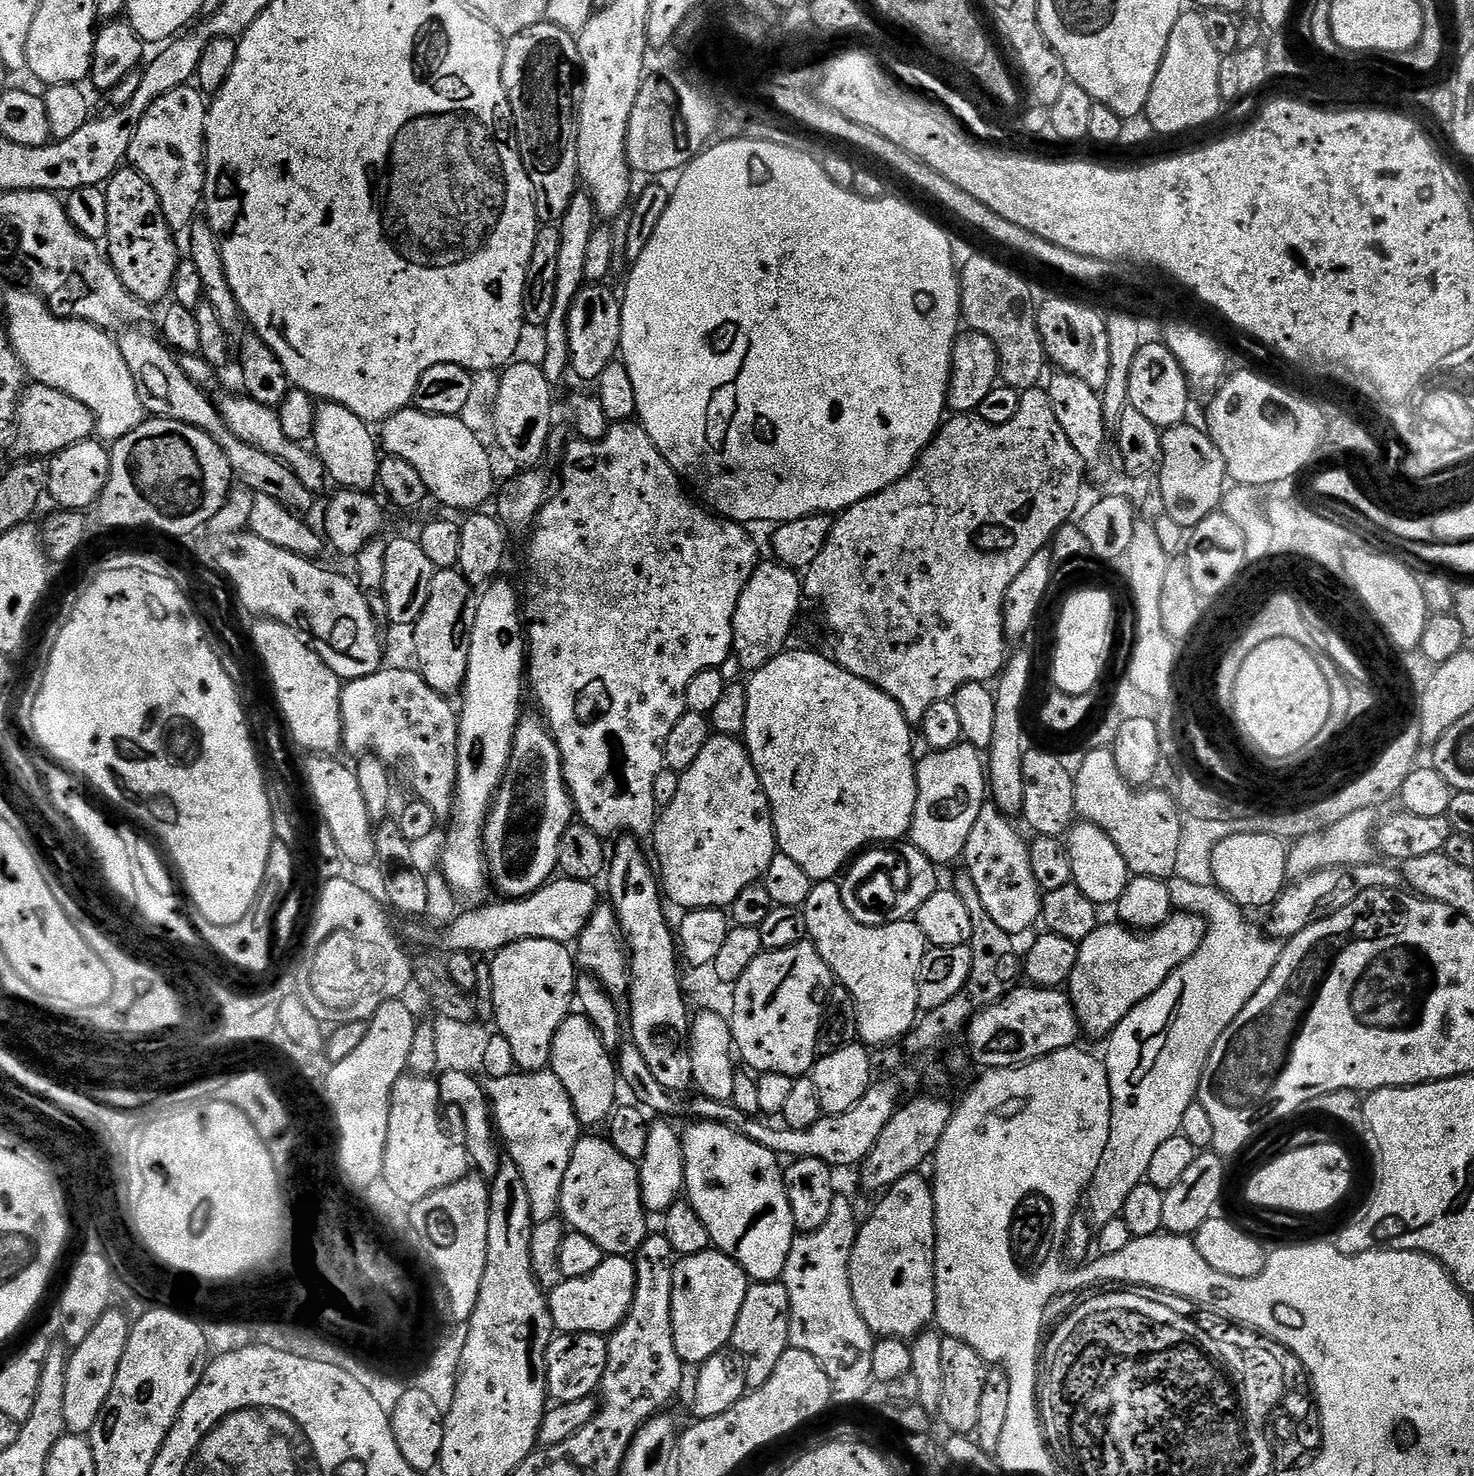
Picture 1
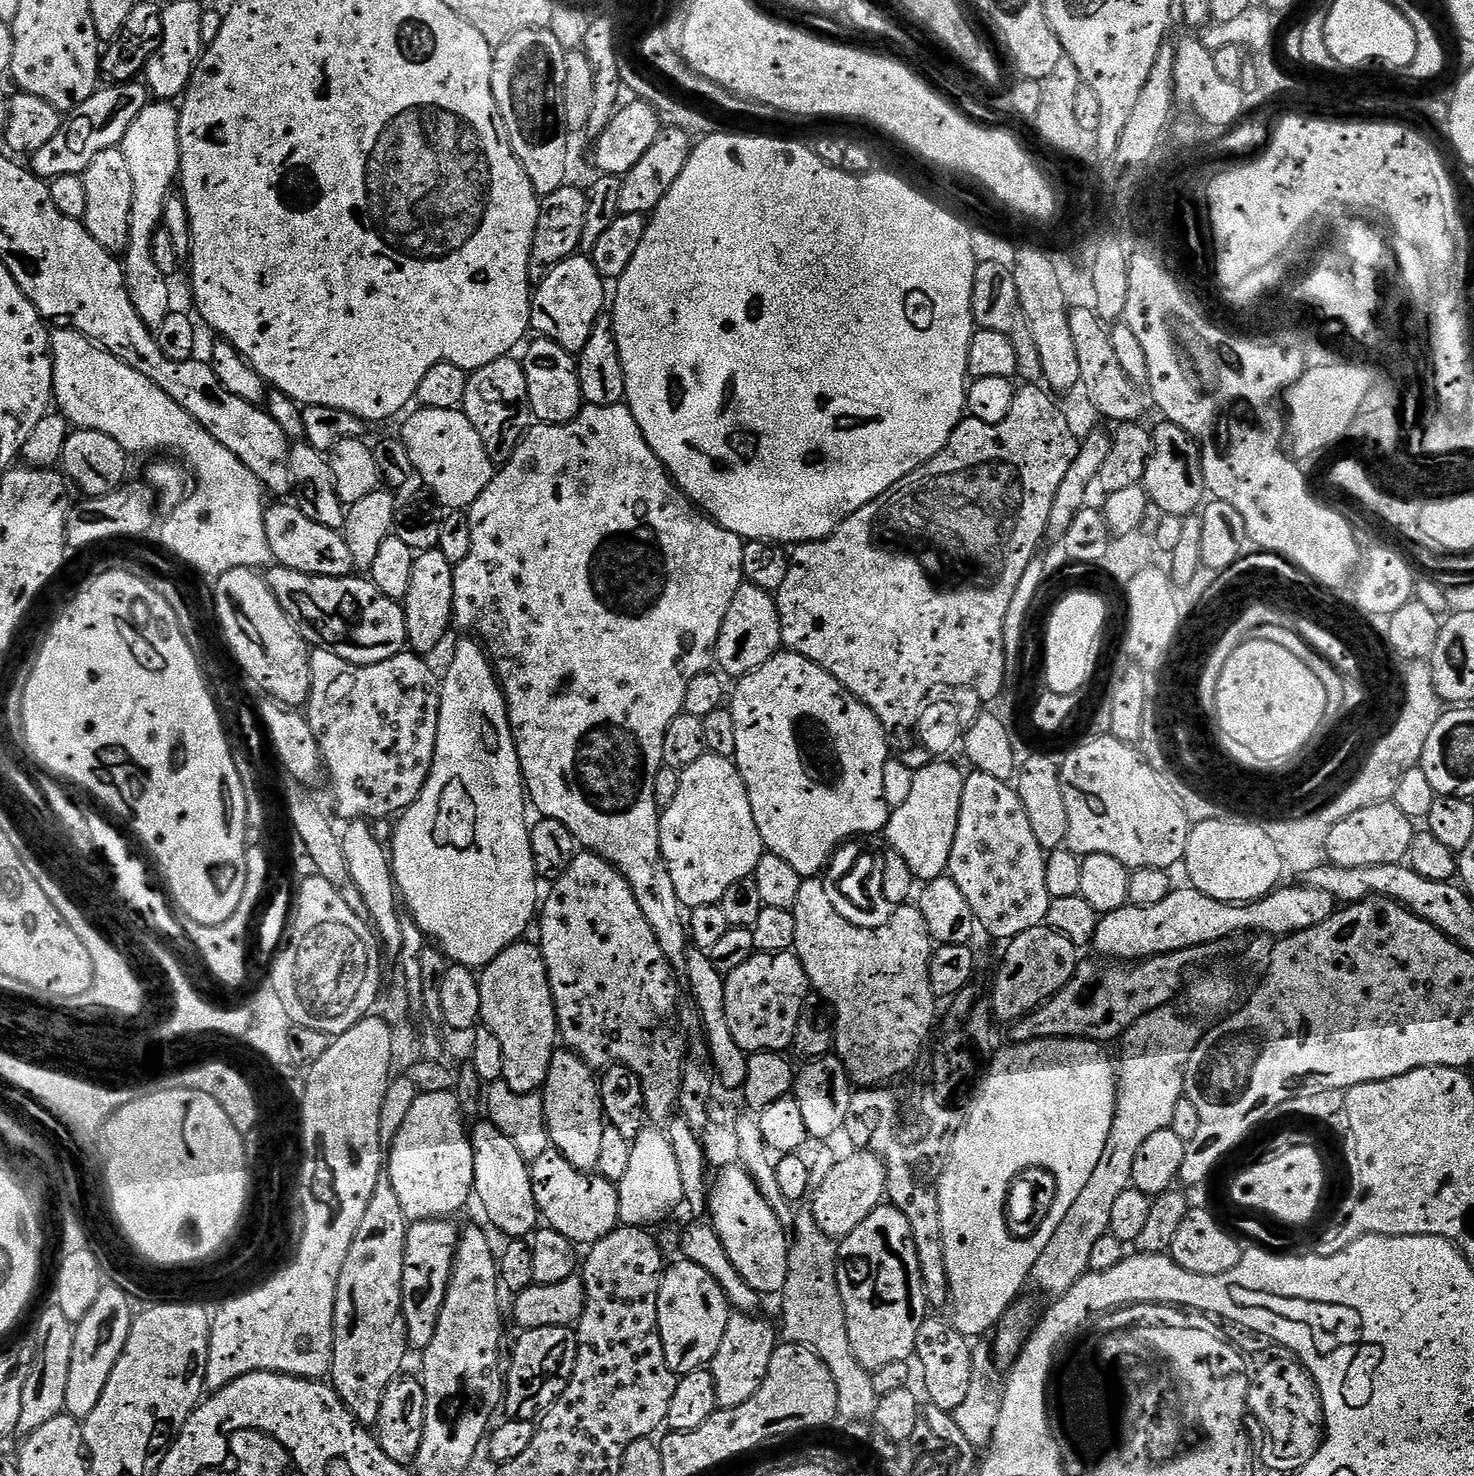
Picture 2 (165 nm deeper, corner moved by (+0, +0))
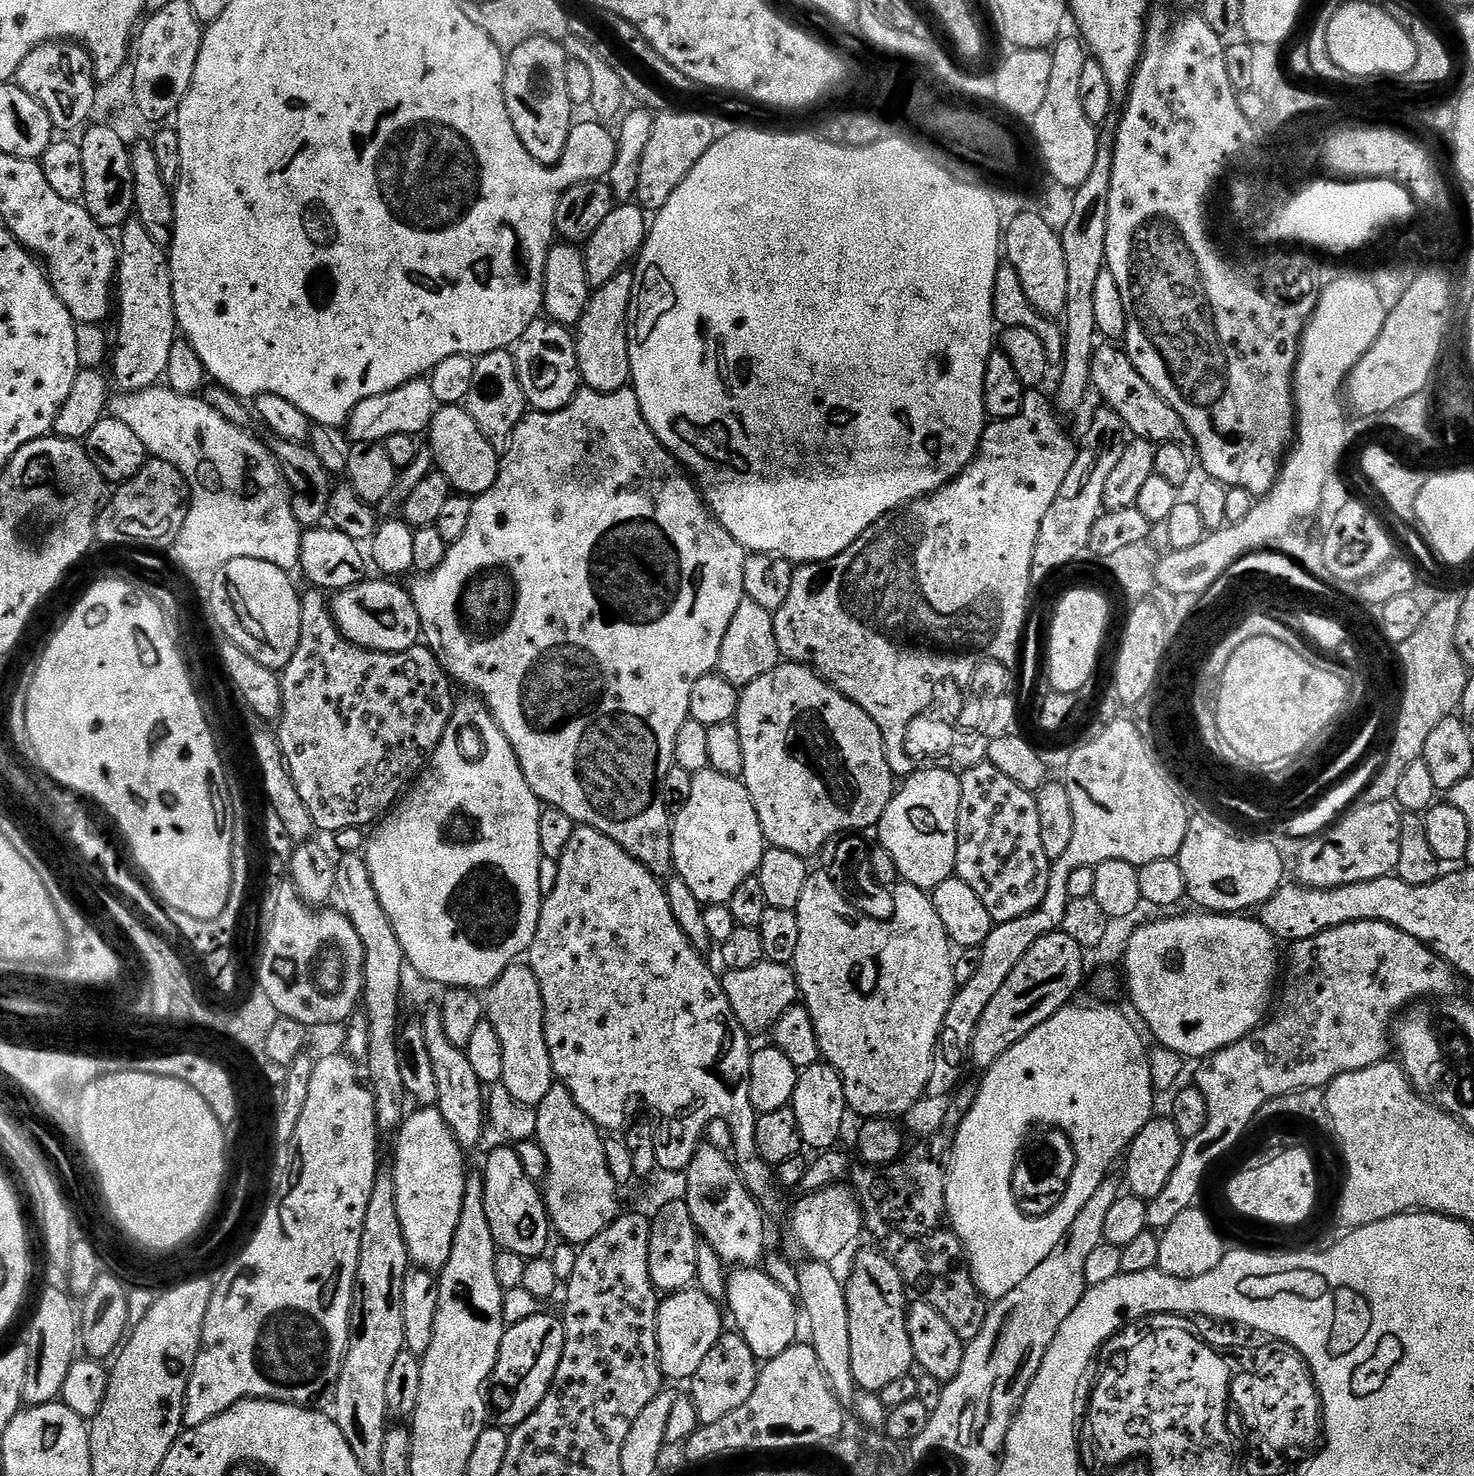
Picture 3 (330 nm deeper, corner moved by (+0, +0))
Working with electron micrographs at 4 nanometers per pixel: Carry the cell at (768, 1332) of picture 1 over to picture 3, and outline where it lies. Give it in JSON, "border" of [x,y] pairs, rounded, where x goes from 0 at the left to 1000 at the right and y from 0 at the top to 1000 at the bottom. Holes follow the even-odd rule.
{"border":[[[499,901],[492,902],[491,905],[484,909],[484,915],[479,917],[476,925],[469,932],[468,936],[468,948],[474,955],[474,961],[476,965],[487,963],[489,961],[493,961],[497,955],[501,955],[501,953],[509,948],[509,944],[512,944],[512,939],[516,933],[516,925],[514,923],[512,915],[506,912],[506,909]]]}

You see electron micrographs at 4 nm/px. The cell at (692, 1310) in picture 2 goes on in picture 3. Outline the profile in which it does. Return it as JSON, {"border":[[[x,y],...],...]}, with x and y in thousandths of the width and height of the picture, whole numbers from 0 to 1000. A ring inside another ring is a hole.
{"border":[[[472,871],[465,873],[463,875],[451,877],[448,880],[446,888],[446,912],[448,925],[454,936],[469,936],[474,925],[476,925],[479,917],[484,915],[484,909],[487,909],[487,907],[491,904],[493,898],[491,894],[489,884]]]}

